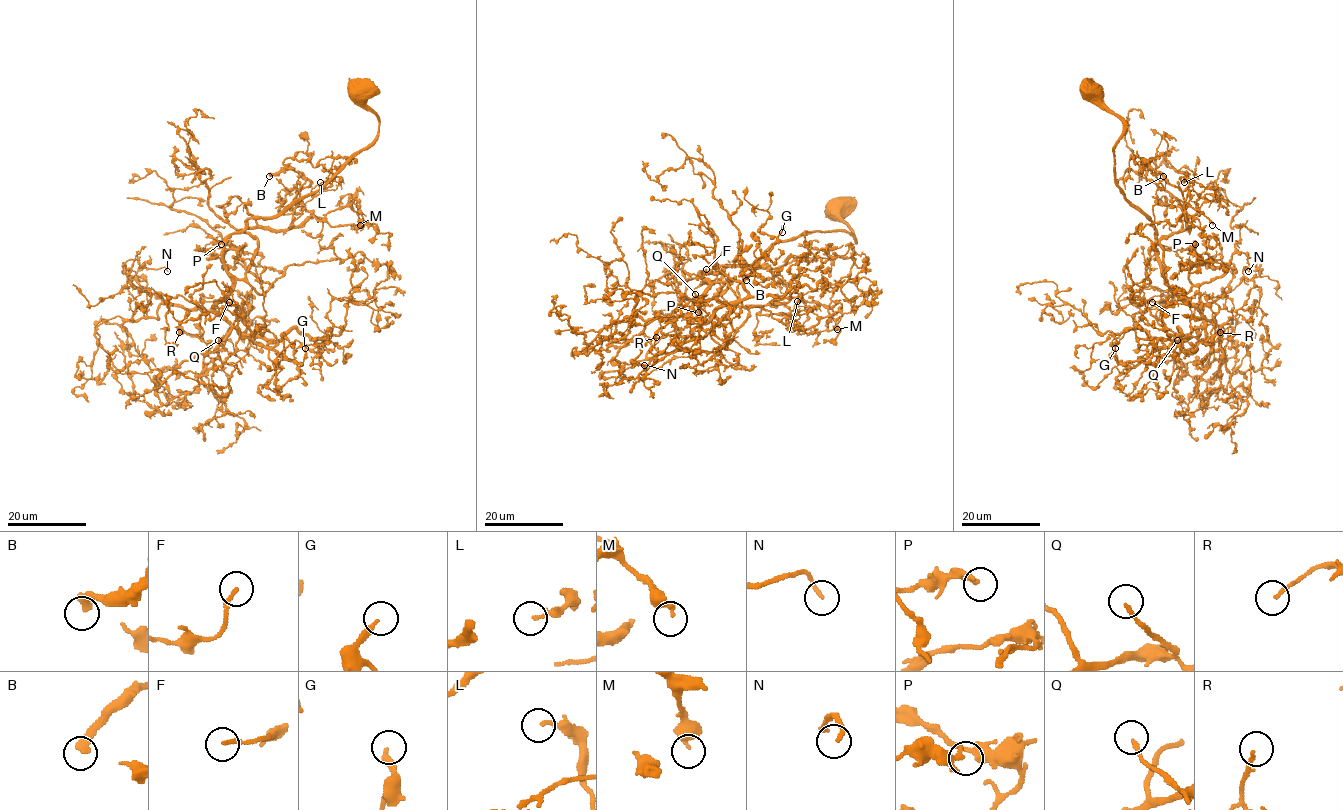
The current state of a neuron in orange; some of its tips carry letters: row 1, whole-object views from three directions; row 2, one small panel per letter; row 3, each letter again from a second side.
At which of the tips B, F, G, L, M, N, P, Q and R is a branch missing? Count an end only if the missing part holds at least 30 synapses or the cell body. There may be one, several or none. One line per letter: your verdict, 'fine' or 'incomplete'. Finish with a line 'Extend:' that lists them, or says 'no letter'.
B: fine
F: fine
G: fine
L: fine
M: incomplete
N: incomplete
P: fine
Q: incomplete
R: incomplete
Extend: M, N, Q, R

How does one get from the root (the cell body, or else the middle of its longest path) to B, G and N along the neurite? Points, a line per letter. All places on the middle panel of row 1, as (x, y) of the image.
B: (841, 204), (857, 239), (803, 231), (700, 274), (734, 277), (717, 298), (733, 305), (787, 287), (746, 280)
G: (841, 204), (857, 239), (803, 231), (752, 264), (701, 273), (733, 267), (739, 248), (742, 299), (782, 232)
N: (841, 204), (857, 239), (803, 231), (702, 272), (709, 289), (686, 315), (651, 318), (613, 360), (644, 365)

